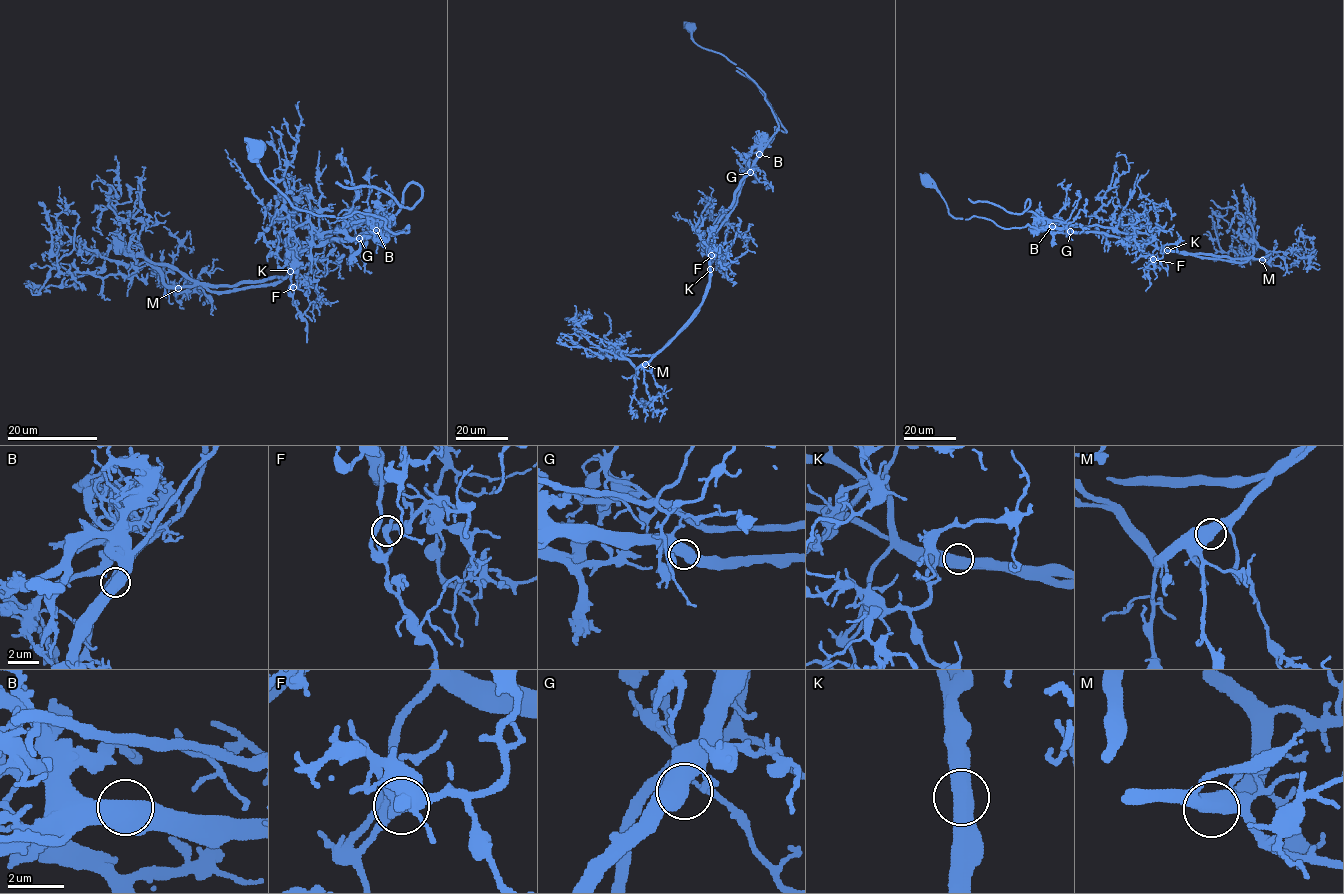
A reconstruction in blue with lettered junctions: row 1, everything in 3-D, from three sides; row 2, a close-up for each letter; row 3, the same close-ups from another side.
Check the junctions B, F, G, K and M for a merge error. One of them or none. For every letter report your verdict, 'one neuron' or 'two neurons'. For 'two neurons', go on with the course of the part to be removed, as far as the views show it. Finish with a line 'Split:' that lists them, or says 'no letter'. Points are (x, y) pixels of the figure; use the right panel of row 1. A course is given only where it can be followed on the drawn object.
B: one neuron
F: one neuron
G: one neuron
K: two neurons | (1167, 250), (1103, 233), (1029, 225), (1003, 228), (987, 218), (955, 218), (941, 194), (919, 173)
M: one neuron
Split: K

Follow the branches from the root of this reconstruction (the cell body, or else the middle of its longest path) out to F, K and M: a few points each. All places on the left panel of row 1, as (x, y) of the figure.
F: (255, 149), (262, 174), (295, 207), (367, 213), (391, 232), (409, 231), (290, 251), (293, 287)
K: (255, 149), (262, 174), (295, 207), (367, 213), (391, 232), (409, 231), (290, 251), (290, 270)
M: (255, 149), (262, 174), (295, 207), (367, 213), (391, 232), (409, 231), (290, 251), (285, 277), (178, 288)

